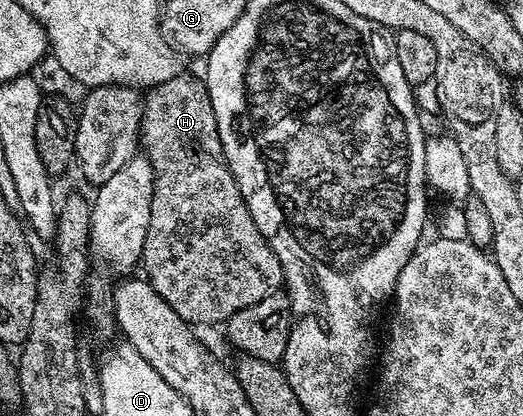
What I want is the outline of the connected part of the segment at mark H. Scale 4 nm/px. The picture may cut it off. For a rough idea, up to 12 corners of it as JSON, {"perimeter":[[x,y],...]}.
{"perimeter":[[200,76],[144,94],[144,280],[193,327],[278,292]]}

